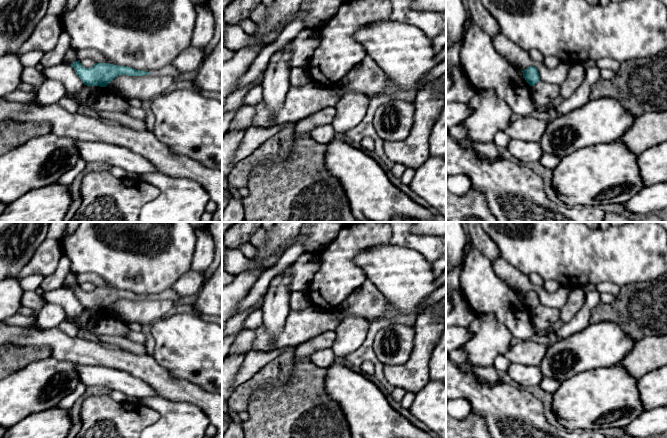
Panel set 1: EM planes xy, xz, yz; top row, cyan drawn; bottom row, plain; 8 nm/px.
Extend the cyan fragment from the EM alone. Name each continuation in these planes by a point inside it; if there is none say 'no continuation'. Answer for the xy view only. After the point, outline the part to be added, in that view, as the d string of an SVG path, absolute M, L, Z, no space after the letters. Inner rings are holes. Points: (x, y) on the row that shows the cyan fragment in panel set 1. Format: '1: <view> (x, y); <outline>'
no continuation

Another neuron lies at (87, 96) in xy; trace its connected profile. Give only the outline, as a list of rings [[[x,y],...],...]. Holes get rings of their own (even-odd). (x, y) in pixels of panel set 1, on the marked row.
[[[85,85],[78,95],[68,95],[68,98],[77,99],[80,102],[80,105],[91,106],[97,99],[99,92],[104,87],[100,86],[87,86]]]

